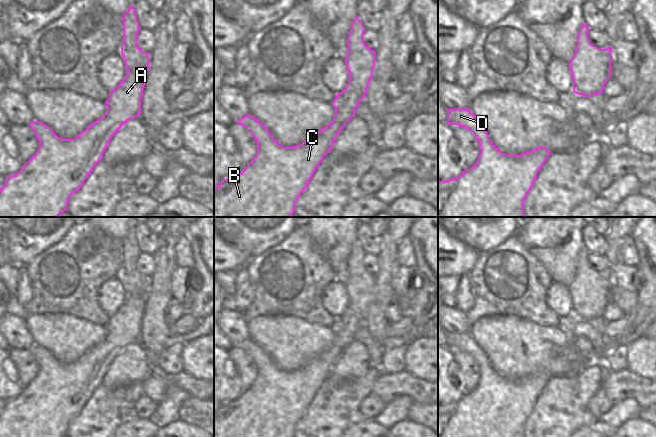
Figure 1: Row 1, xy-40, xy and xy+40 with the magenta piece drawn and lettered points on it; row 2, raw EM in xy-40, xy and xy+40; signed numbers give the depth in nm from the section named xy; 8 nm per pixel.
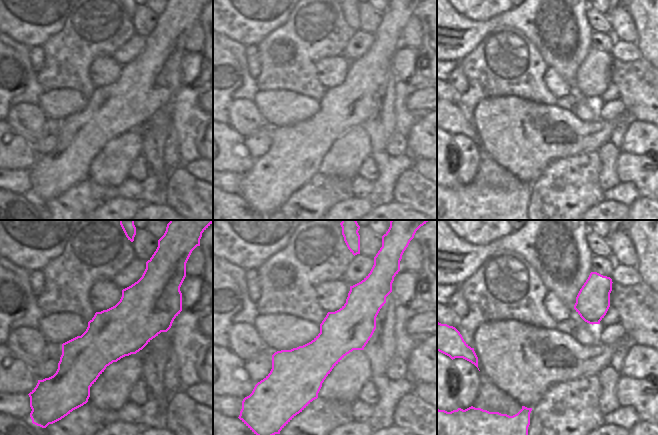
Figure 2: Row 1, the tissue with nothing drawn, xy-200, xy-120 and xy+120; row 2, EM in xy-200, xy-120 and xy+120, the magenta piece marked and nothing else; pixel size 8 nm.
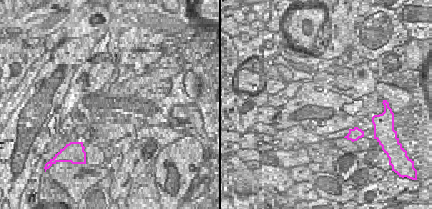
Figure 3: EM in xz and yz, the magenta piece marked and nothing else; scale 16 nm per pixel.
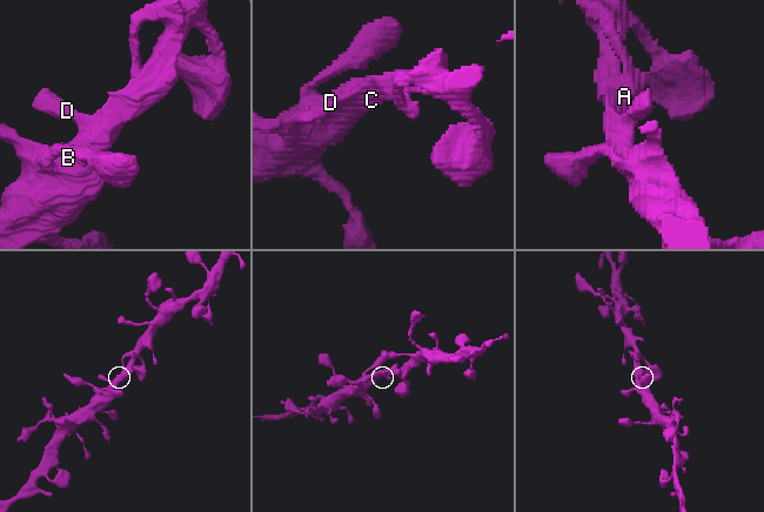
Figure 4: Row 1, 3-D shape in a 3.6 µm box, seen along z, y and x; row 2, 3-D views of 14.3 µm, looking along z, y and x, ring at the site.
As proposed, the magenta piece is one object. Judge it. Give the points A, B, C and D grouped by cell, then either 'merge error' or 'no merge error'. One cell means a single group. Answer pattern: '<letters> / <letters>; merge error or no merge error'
A B C D; no merge error

